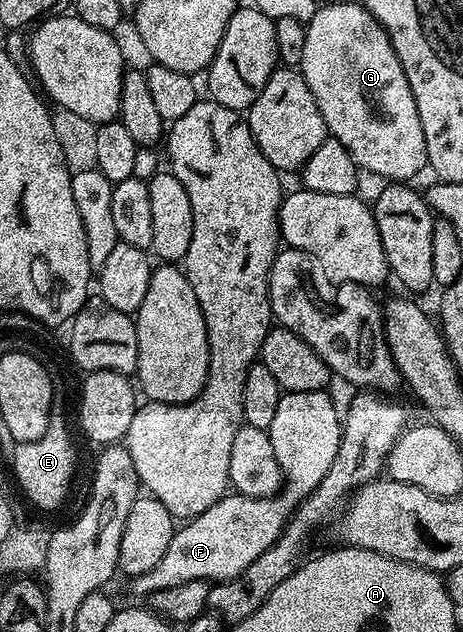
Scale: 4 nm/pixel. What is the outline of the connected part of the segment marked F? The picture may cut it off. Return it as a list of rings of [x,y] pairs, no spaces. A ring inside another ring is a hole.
[[[326,390],[316,392],[286,392],[283,393],[280,404],[276,404],[276,416],[270,425],[269,434],[275,458],[282,469],[282,488],[270,498],[249,498],[237,492],[227,493],[212,508],[203,514],[189,519],[179,525],[172,536],[172,544],[168,544],[168,552],[160,559],[160,564],[146,573],[135,575],[129,579],[130,590],[136,596],[147,597],[151,592],[164,588],[178,587],[185,582],[200,580],[201,582],[226,582],[229,578],[240,576],[256,556],[268,552],[274,546],[274,541],[280,537],[290,521],[295,510],[305,502],[308,495],[328,476],[328,468],[332,468],[332,460],[336,460],[336,452],[342,443],[342,422],[340,410],[334,407]]]

